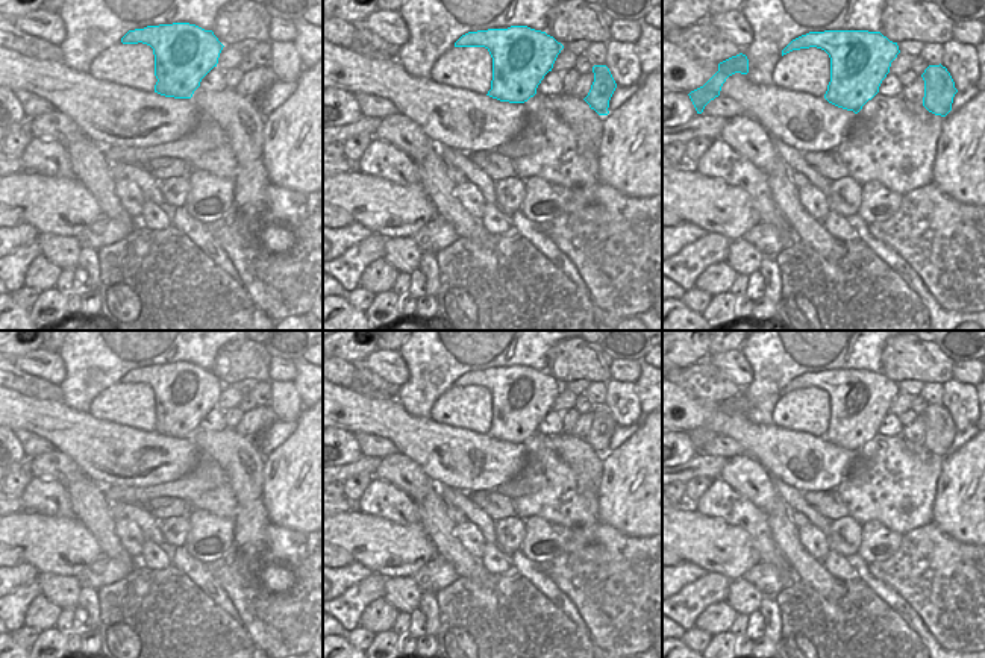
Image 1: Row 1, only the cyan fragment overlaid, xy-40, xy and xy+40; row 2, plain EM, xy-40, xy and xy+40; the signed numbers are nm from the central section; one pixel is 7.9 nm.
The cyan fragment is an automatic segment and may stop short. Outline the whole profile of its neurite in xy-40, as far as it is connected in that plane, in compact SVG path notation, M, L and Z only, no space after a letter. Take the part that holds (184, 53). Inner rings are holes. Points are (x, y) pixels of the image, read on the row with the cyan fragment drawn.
M189 23L129 30L123 44L147 44L155 55L155 92L191 99L202 79L218 64L223 44L212 30Z

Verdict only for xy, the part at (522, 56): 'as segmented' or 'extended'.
as segmented

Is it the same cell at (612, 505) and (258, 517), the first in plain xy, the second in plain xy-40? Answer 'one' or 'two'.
two

